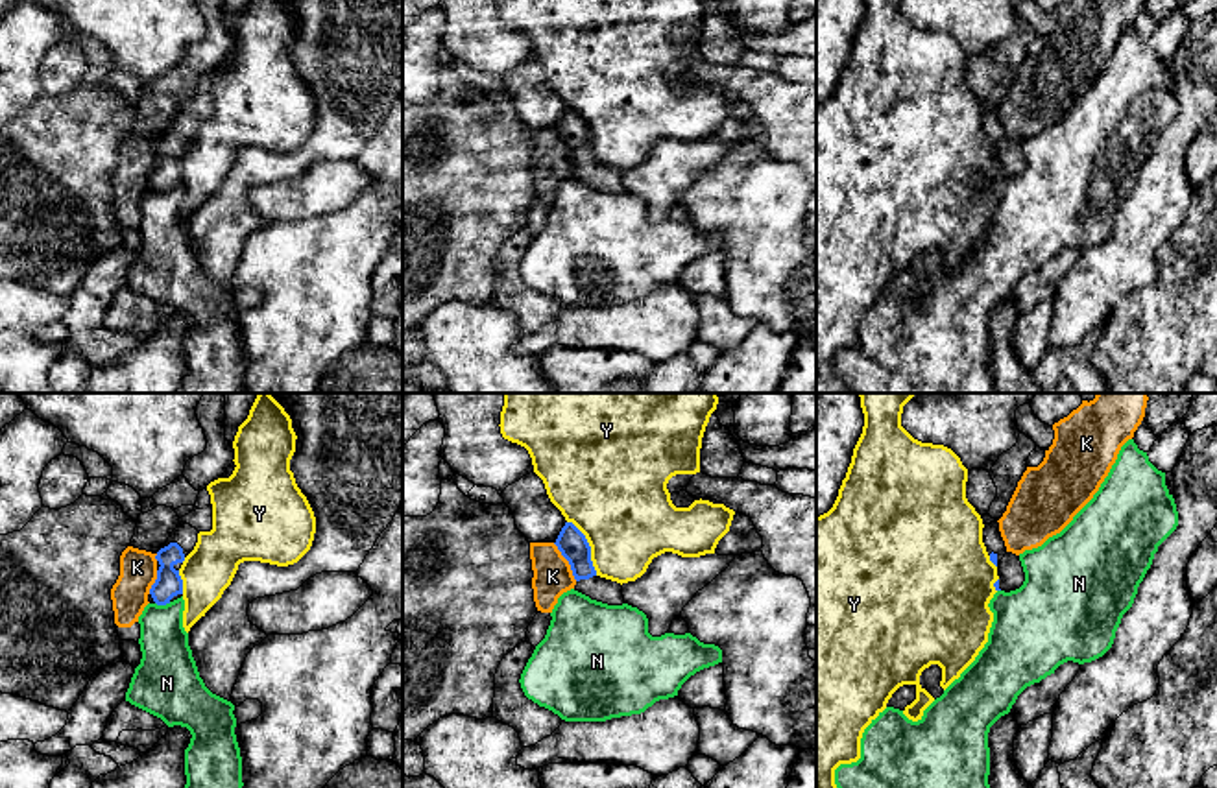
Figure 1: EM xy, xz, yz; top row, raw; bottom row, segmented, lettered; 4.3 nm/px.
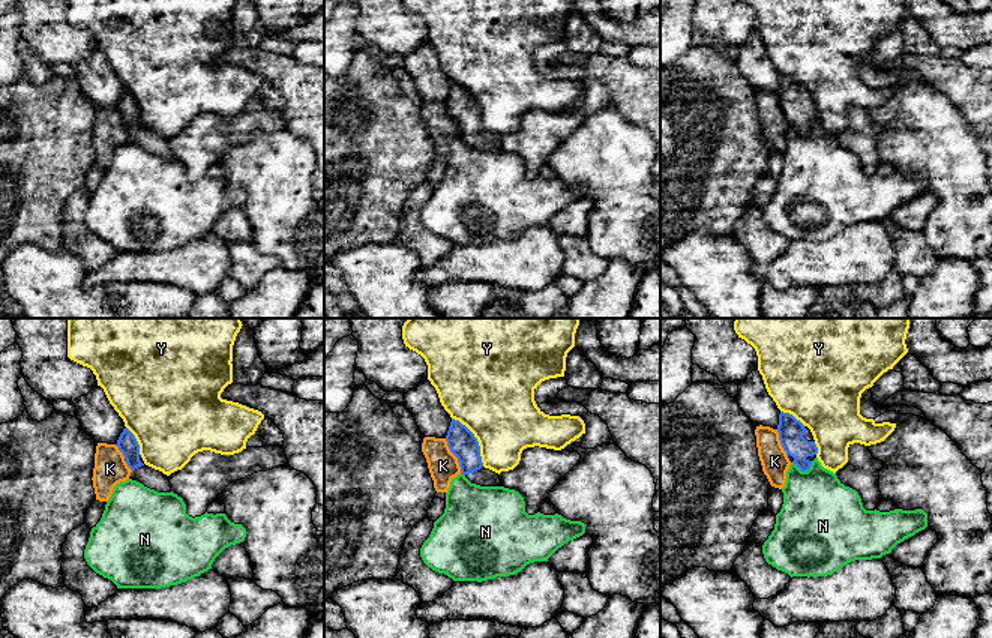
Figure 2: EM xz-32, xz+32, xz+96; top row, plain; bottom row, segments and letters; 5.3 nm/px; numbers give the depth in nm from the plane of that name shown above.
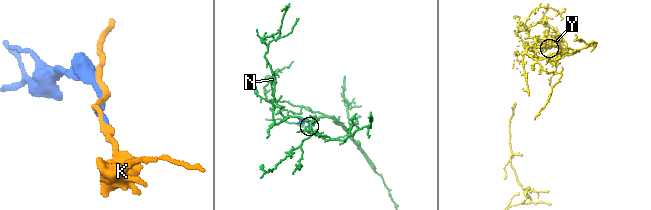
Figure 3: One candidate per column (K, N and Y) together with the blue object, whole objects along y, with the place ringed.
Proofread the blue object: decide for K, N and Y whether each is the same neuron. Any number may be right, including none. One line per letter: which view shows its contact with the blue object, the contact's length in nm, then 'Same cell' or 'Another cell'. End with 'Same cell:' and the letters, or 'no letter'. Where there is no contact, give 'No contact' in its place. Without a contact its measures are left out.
K: Touches blue in xz. Shared border 200 nm. Another cell
N: Touches blue in xy. Shared border 70 nm. Another cell
Y: Touches blue in xz. Shared border 280 nm. Another cell
Same cell: no letter

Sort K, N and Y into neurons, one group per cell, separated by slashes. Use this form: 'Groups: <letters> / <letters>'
Groups: K / N / Y

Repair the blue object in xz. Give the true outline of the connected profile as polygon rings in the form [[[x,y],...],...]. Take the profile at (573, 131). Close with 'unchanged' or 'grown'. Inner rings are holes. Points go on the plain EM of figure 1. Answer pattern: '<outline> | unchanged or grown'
[[[565,109],[554,131],[571,151],[576,166],[574,177],[608,192],[624,190],[622,172],[596,161],[591,133],[572,109]]] | grown

